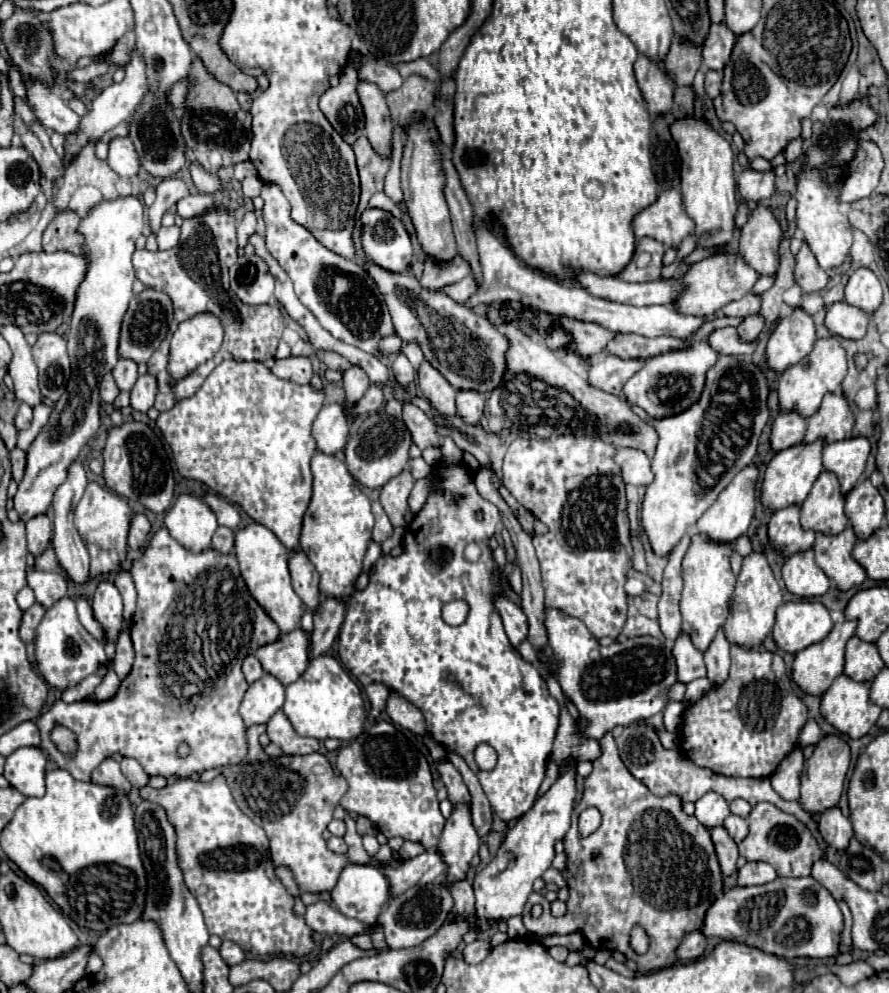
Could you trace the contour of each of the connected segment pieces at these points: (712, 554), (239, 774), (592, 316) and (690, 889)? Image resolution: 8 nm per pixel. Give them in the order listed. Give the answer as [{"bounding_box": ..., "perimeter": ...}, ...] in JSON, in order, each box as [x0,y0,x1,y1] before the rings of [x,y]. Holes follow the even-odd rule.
[{"bounding_box":[679,535,735,653],"perimeter":[[[693,535],[691,547],[683,559],[683,595],[679,601],[683,615],[683,633],[687,633],[693,645],[705,653],[707,645],[715,639],[715,633],[723,627],[729,615],[729,601],[735,589],[735,575],[729,565],[733,545],[731,543],[713,543],[701,535]]]},{"bounding_box":[199,725,349,893],"perimeter":[[[253,725],[247,729],[247,755],[241,763],[203,771],[199,781],[207,783],[213,777],[223,777],[235,797],[239,809],[251,817],[269,837],[271,861],[275,867],[287,867],[301,893],[325,893],[331,891],[337,881],[343,865],[349,863],[347,855],[333,853],[327,849],[323,831],[333,819],[333,811],[339,805],[341,797],[347,791],[347,781],[343,775],[337,775],[325,755],[281,755],[269,757],[259,743],[259,736],[266,731],[266,725]]]},{"bounding_box":[465,225,707,337],"perimeter":[[[481,225],[477,227],[477,247],[479,247],[479,259],[481,259],[481,269],[483,269],[483,285],[475,295],[471,295],[465,305],[467,307],[477,307],[477,305],[499,305],[503,301],[503,307],[499,309],[501,317],[507,319],[509,323],[519,323],[519,329],[527,335],[535,335],[535,323],[537,323],[537,309],[551,313],[551,315],[561,315],[577,321],[587,321],[587,323],[597,323],[609,331],[619,331],[619,333],[637,333],[645,337],[659,337],[659,335],[671,335],[671,337],[687,337],[689,333],[695,333],[707,319],[701,317],[691,317],[691,315],[681,315],[675,305],[647,305],[647,307],[635,307],[635,305],[623,305],[623,303],[611,303],[607,299],[591,297],[587,291],[577,289],[577,287],[563,287],[551,279],[545,279],[531,269],[523,267],[511,249],[507,249],[495,235],[491,235],[489,229],[483,229]]]},{"bounding_box":[523,733,723,973],"perimeter":[[[607,733],[599,743],[603,749],[603,755],[593,761],[593,773],[585,779],[583,797],[579,805],[573,809],[571,829],[563,841],[567,863],[565,863],[565,869],[561,869],[561,875],[569,887],[567,913],[561,917],[553,917],[549,909],[549,901],[542,894],[533,892],[523,909],[523,925],[527,927],[527,931],[541,937],[569,935],[569,933],[583,931],[583,937],[589,947],[597,951],[599,949],[621,951],[627,959],[637,963],[639,973],[665,969],[677,963],[675,949],[679,947],[679,941],[683,939],[683,935],[703,927],[703,917],[711,907],[711,901],[715,901],[723,893],[723,875],[719,869],[719,861],[715,857],[711,833],[693,815],[683,813],[679,797],[675,795],[655,797],[639,779],[635,779],[629,773],[629,769],[623,765],[611,733]],[[591,805],[601,811],[603,823],[595,833],[581,837],[577,829],[577,817],[583,809]],[[535,903],[543,907],[543,915],[539,919],[533,919],[529,913],[531,905]],[[635,925],[643,927],[645,933],[649,935],[649,951],[645,955],[639,955],[633,949],[627,949],[629,933]]]}]

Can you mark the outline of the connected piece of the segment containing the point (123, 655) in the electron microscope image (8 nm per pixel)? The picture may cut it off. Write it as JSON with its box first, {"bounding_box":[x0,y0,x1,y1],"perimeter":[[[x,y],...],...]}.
{"bounding_box":[99,631,135,681],"perimeter":[[[123,631],[115,645],[113,659],[107,659],[103,665],[99,665],[99,677],[105,677],[107,671],[115,671],[117,677],[123,681],[133,667],[133,659],[135,659],[135,653],[133,653],[129,631]]]}

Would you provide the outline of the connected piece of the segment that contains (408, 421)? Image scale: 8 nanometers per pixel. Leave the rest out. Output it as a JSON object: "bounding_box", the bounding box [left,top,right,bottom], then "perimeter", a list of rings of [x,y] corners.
{"bounding_box":[403,401,441,451],"perimeter":[[[403,401],[403,421],[413,437],[413,443],[423,451],[427,447],[441,447],[437,425],[415,405]]]}

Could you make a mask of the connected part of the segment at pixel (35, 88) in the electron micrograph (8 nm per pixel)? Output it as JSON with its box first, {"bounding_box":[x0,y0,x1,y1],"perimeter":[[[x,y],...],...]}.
{"bounding_box":[27,81,79,135],"perimeter":[[[27,81],[27,99],[35,117],[47,129],[67,135],[77,129],[79,115],[67,107],[67,103],[41,81]]]}

